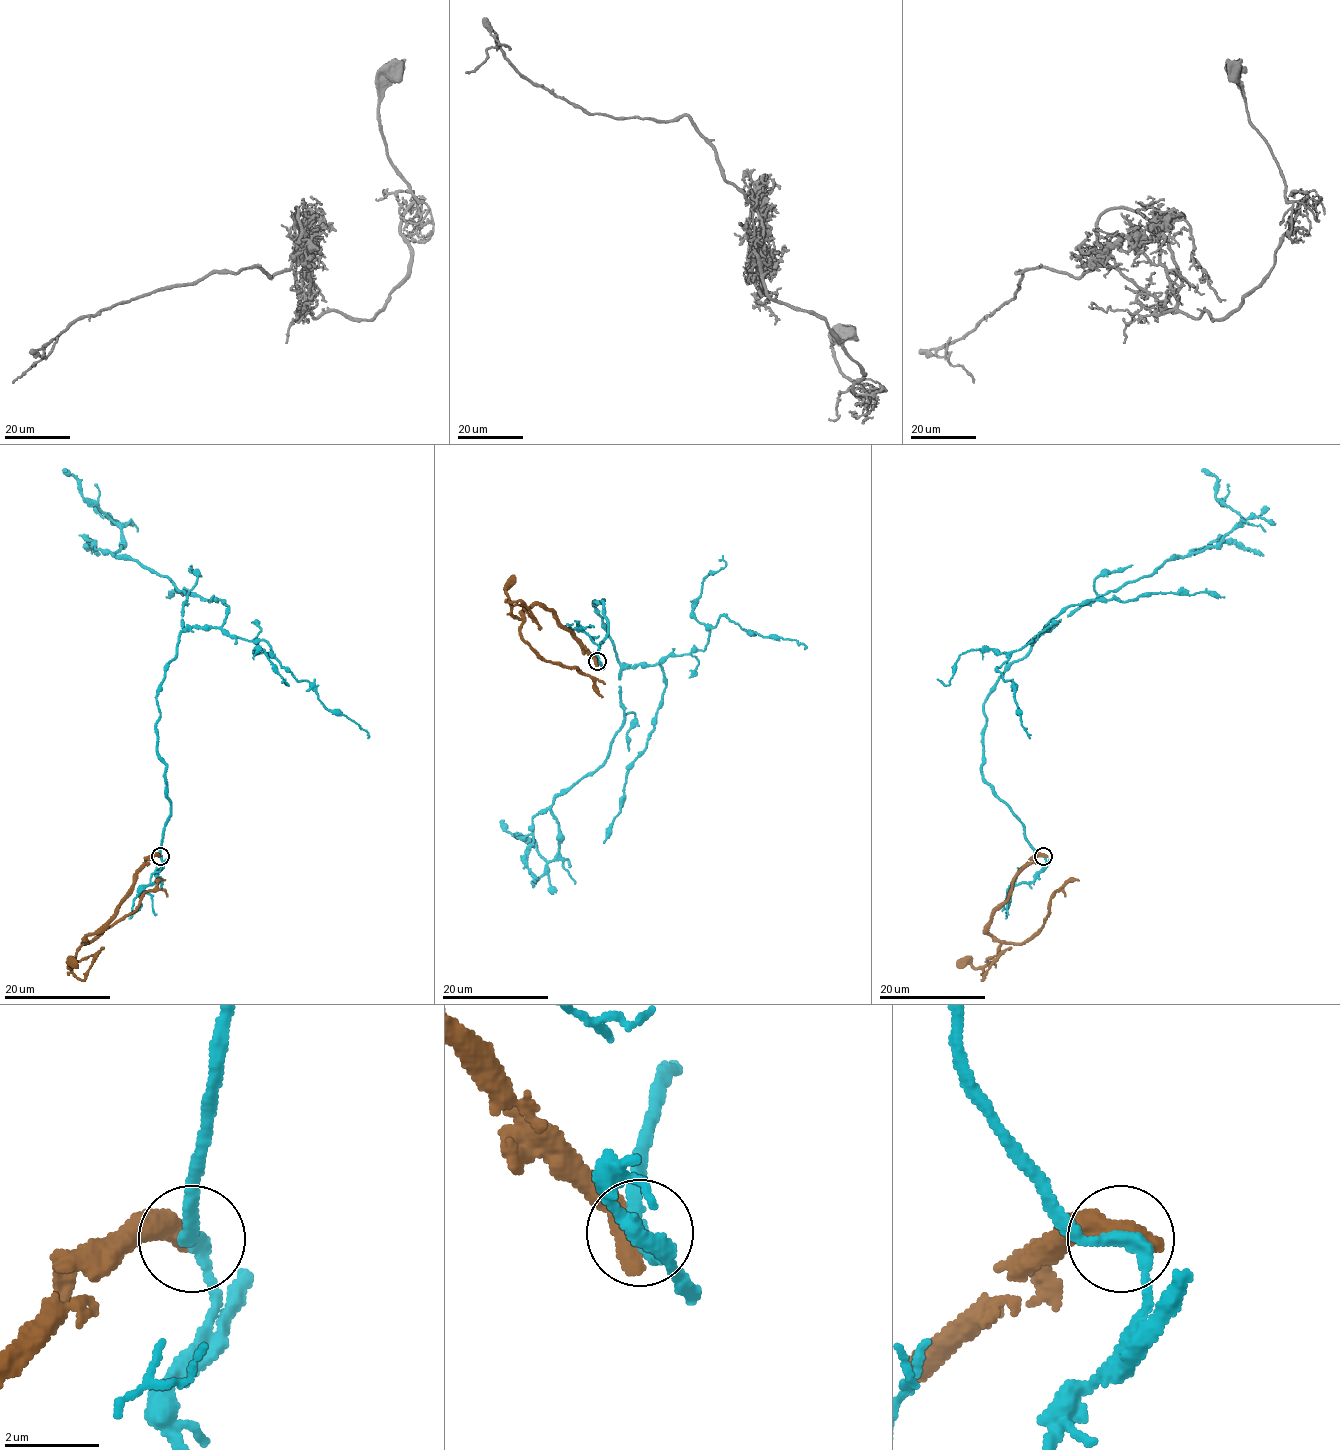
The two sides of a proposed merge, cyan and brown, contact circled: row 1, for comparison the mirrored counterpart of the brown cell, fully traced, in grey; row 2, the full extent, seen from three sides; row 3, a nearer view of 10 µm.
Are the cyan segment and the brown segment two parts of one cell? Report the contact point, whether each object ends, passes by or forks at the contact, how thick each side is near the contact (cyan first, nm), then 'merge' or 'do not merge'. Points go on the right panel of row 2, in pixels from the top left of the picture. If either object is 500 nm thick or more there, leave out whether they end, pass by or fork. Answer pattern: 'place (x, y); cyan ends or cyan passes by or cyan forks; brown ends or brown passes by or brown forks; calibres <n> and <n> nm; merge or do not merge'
place (1043, 856); calibres 260 and 600 nm; do not merge

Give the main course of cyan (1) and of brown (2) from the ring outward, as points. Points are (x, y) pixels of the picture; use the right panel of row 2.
1: (1042, 855), (982, 775), (983, 701), (1082, 605), (1235, 529), (1243, 518), (1201, 469)
2: (1042, 855), (1018, 874), (991, 917), (986, 929), (993, 937), (1023, 943), (1048, 915), (1050, 898), (1078, 879)

